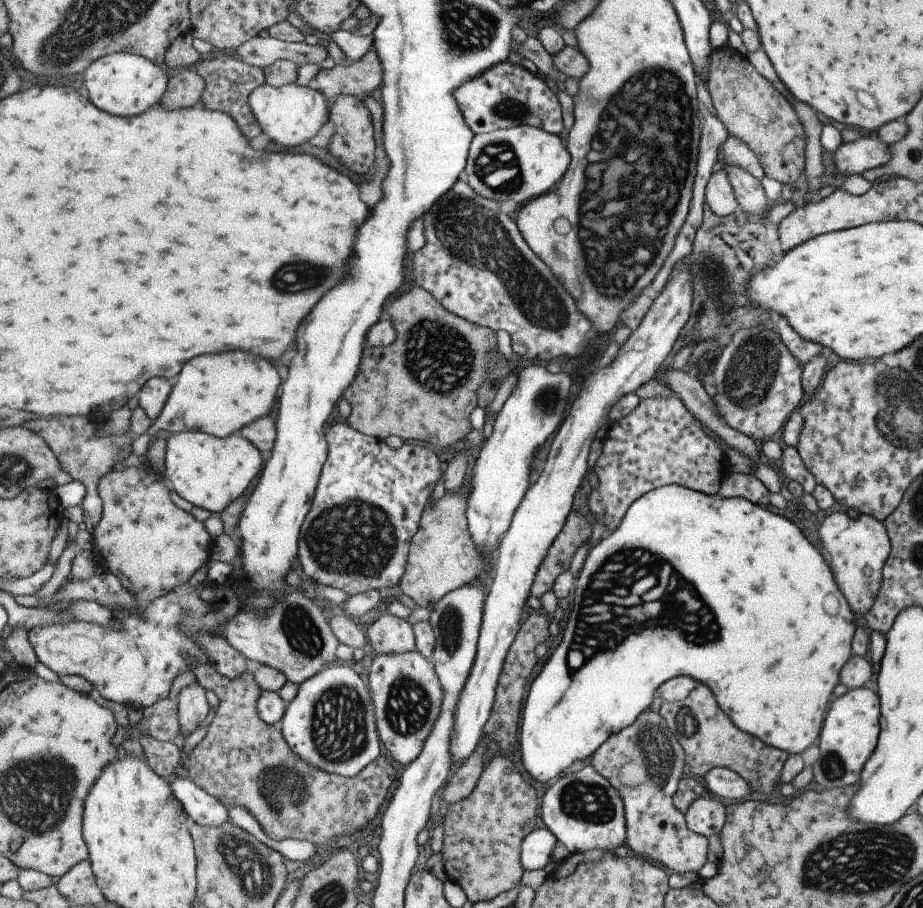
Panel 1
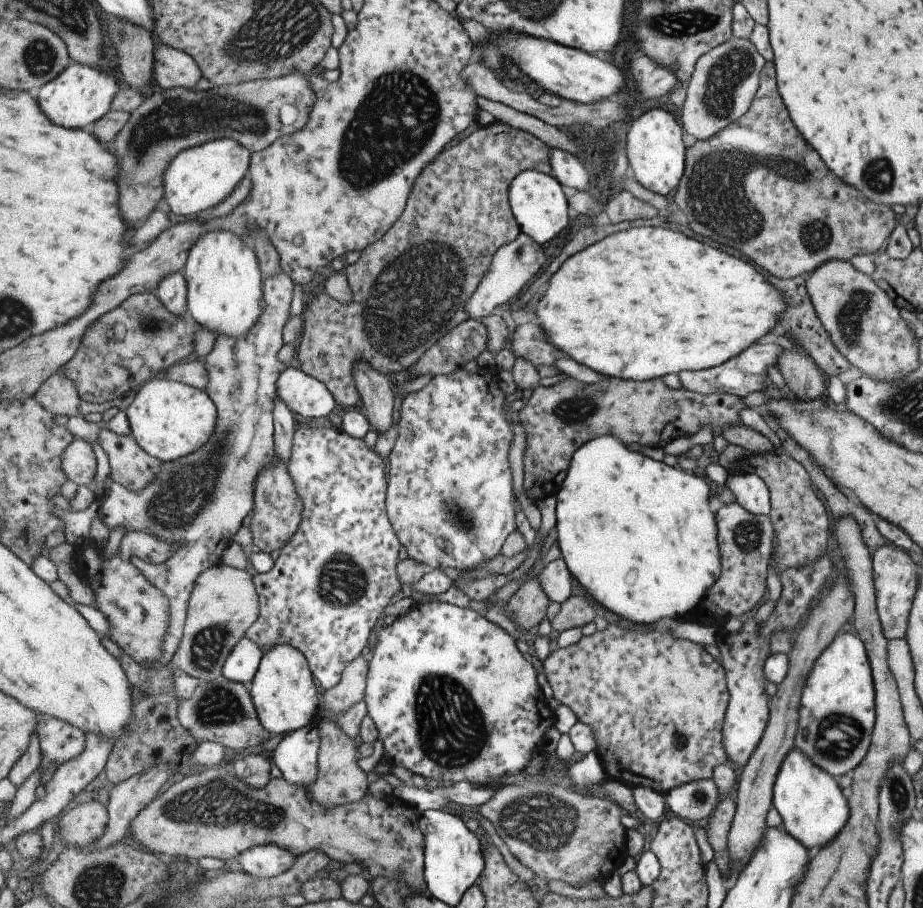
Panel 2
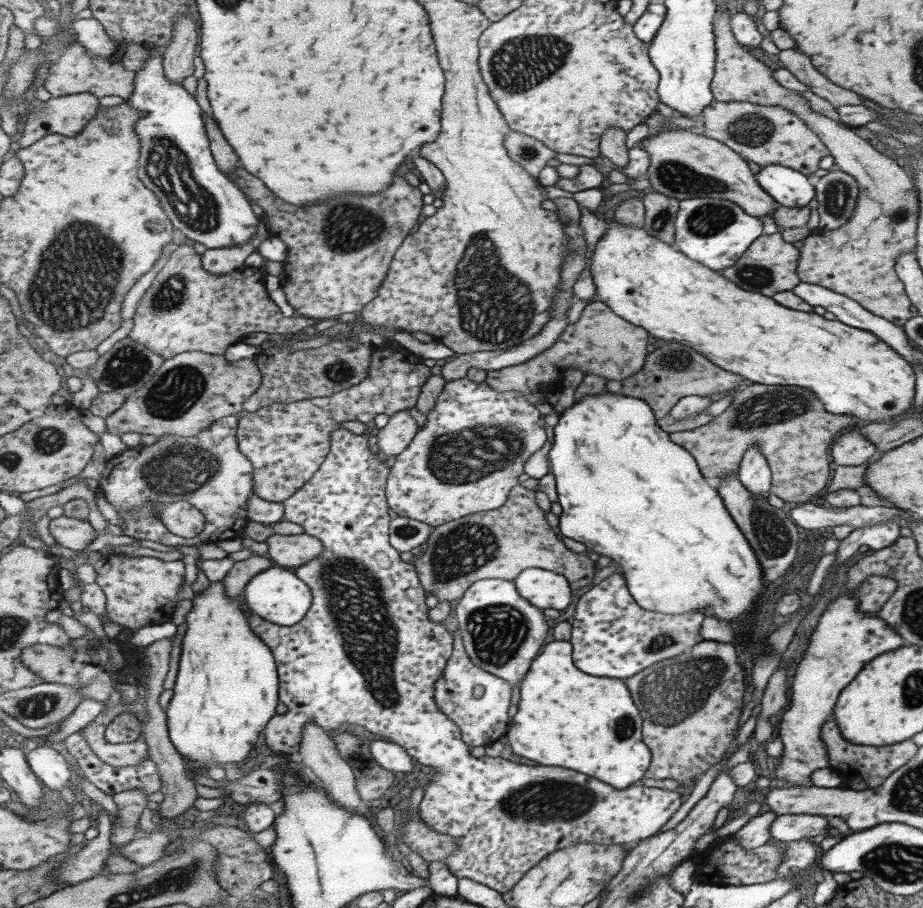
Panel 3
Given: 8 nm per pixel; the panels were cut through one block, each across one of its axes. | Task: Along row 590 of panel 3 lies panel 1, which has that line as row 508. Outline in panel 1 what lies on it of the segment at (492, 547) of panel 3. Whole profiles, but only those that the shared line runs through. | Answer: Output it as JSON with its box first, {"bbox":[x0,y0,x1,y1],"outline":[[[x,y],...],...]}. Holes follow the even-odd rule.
{"bbox":[399,490,495,608],"outline":[[[463,490],[459,494],[447,492],[439,502],[429,504],[425,510],[421,530],[413,538],[407,574],[399,584],[401,592],[409,596],[419,608],[435,608],[451,592],[461,590],[463,586],[469,586],[479,580],[483,580],[489,590],[495,560],[485,556],[485,552],[481,552],[481,548],[473,542],[473,534],[469,532],[467,510],[469,506],[467,498],[463,498]]]}

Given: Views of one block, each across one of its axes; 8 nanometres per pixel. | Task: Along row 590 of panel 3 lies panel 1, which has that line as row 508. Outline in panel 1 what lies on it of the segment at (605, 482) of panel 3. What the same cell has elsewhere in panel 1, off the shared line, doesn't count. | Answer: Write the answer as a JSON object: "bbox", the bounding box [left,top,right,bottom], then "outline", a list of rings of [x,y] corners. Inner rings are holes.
{"bbox":[521,486,857,784],"outline":[[[663,486],[651,490],[637,498],[629,510],[625,512],[619,528],[611,534],[605,534],[601,542],[589,550],[583,566],[581,576],[575,582],[575,596],[573,606],[569,612],[569,620],[565,624],[565,632],[561,634],[561,644],[553,652],[553,656],[543,666],[543,672],[535,678],[533,690],[529,694],[529,702],[525,704],[525,718],[521,726],[521,758],[525,768],[531,772],[535,782],[543,784],[549,778],[555,778],[563,772],[569,764],[591,756],[595,750],[601,748],[609,740],[611,734],[631,726],[643,710],[649,708],[657,694],[657,686],[671,678],[693,678],[699,684],[709,686],[715,696],[715,702],[721,710],[727,712],[729,720],[743,732],[759,738],[767,746],[779,748],[789,756],[801,754],[821,732],[825,714],[829,710],[829,696],[833,688],[839,684],[839,670],[851,656],[851,638],[857,628],[853,620],[853,610],[849,608],[843,592],[837,588],[833,570],[823,562],[821,554],[803,538],[799,528],[791,524],[787,518],[775,516],[765,508],[743,500],[743,498],[727,498],[717,500],[715,496],[705,496],[681,486]],[[569,652],[575,652],[577,662],[569,666]]]}

